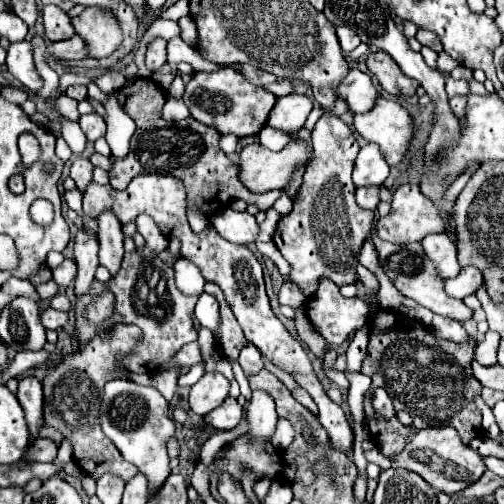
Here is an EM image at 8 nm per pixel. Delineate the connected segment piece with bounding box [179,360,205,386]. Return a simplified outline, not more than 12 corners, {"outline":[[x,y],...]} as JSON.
{"outline":[[205,362],[193,364],[179,386],[191,386],[205,374]]}

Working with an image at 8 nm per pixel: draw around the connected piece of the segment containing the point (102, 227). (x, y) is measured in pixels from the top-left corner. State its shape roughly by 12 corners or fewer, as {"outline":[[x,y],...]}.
{"outline":[[101,212],[99,262],[117,274],[123,260],[121,222]]}

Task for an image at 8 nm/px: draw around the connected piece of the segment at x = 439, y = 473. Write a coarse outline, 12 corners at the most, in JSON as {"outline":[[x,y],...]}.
{"outline":[[451,426],[413,432],[397,464],[455,494],[487,470]]}

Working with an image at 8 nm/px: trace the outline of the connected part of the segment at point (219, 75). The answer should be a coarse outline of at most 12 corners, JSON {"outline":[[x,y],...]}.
{"outline":[[237,70],[195,72],[183,100],[221,134],[255,136],[277,98]]}

